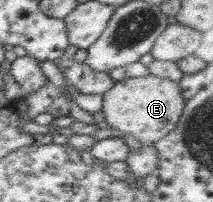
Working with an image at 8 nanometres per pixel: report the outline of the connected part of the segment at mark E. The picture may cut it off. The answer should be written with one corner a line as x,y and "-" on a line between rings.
152,74
124,78
102,94
104,123
122,135
131,135
142,143
156,143
168,135
184,111
184,98
177,82

